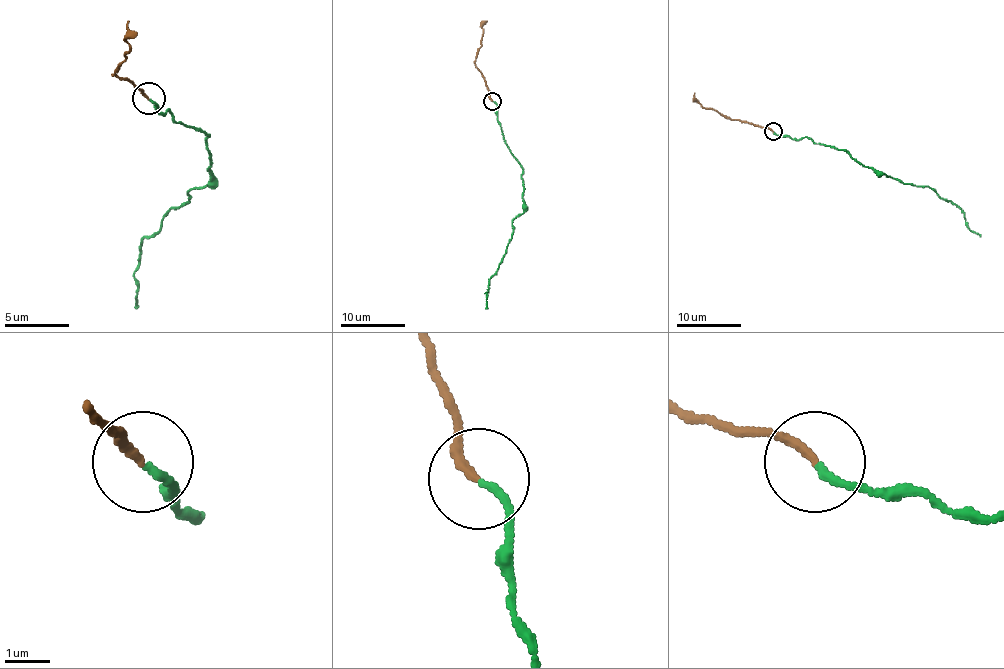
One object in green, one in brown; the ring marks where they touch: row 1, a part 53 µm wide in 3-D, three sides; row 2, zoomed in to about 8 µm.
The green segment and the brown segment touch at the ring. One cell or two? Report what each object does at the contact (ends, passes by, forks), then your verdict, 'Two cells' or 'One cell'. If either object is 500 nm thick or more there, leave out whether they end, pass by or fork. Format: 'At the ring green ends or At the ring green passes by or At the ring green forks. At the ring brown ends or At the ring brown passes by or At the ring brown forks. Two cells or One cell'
At the ring green ends. At the ring brown ends. One cell

